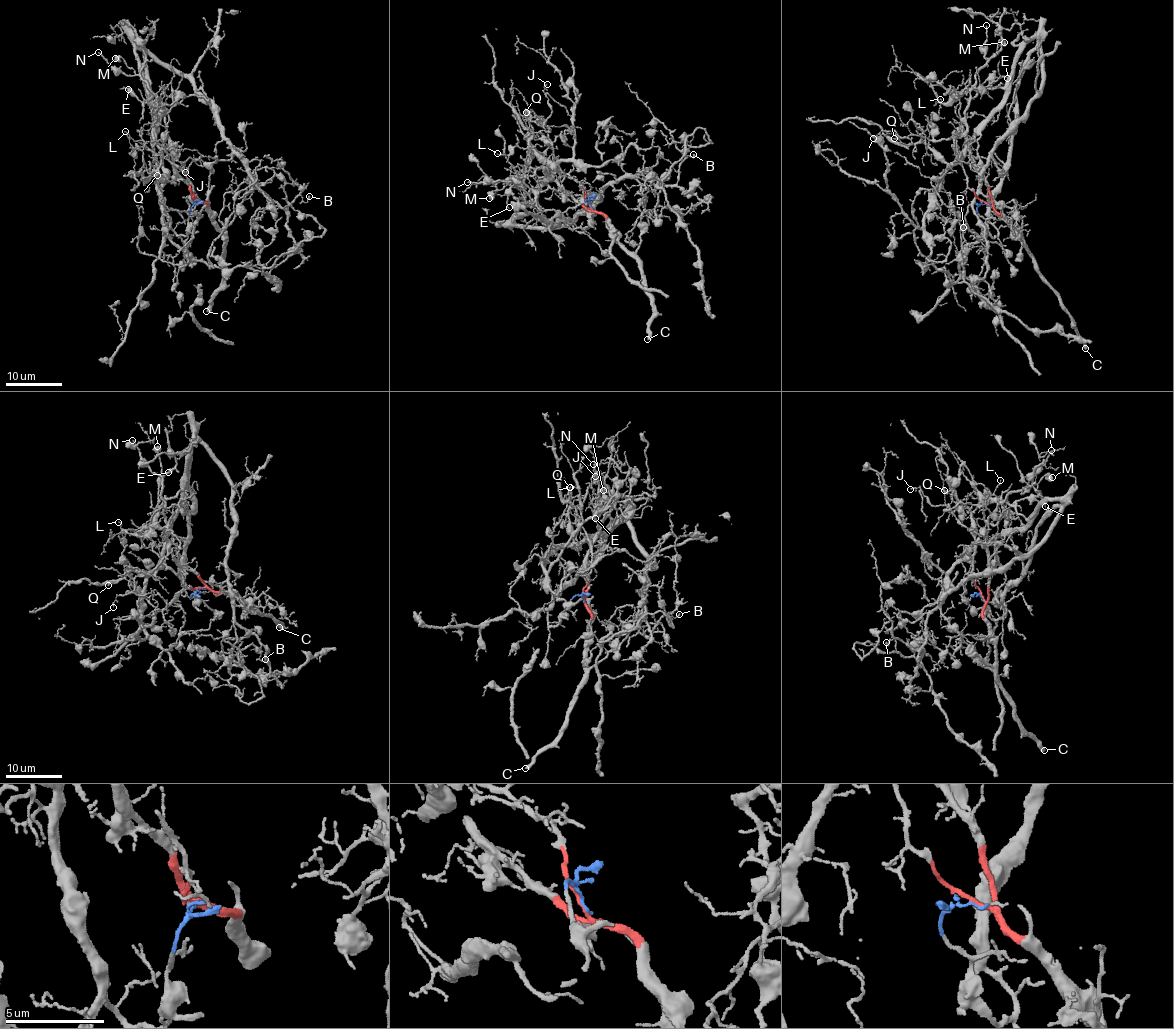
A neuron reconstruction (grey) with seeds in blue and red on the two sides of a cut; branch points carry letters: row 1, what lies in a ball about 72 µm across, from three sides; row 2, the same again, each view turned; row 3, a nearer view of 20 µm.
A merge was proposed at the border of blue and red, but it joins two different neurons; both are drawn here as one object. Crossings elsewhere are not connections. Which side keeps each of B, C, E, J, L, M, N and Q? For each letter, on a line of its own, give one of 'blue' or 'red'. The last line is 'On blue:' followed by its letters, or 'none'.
B: blue
C: red
E: blue
J: red
L: blue
M: red
N: red
Q: blue
On blue: B, E, L, Q

